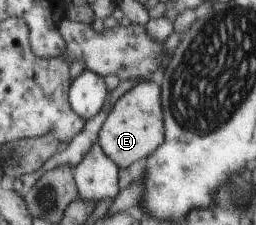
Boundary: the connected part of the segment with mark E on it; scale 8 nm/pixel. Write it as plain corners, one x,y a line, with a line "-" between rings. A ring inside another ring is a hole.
140,81
111,111
101,131
100,142
120,168
132,168
143,164
153,152
157,152
157,148
165,144
165,136
168,136
168,129
162,85
154,81

